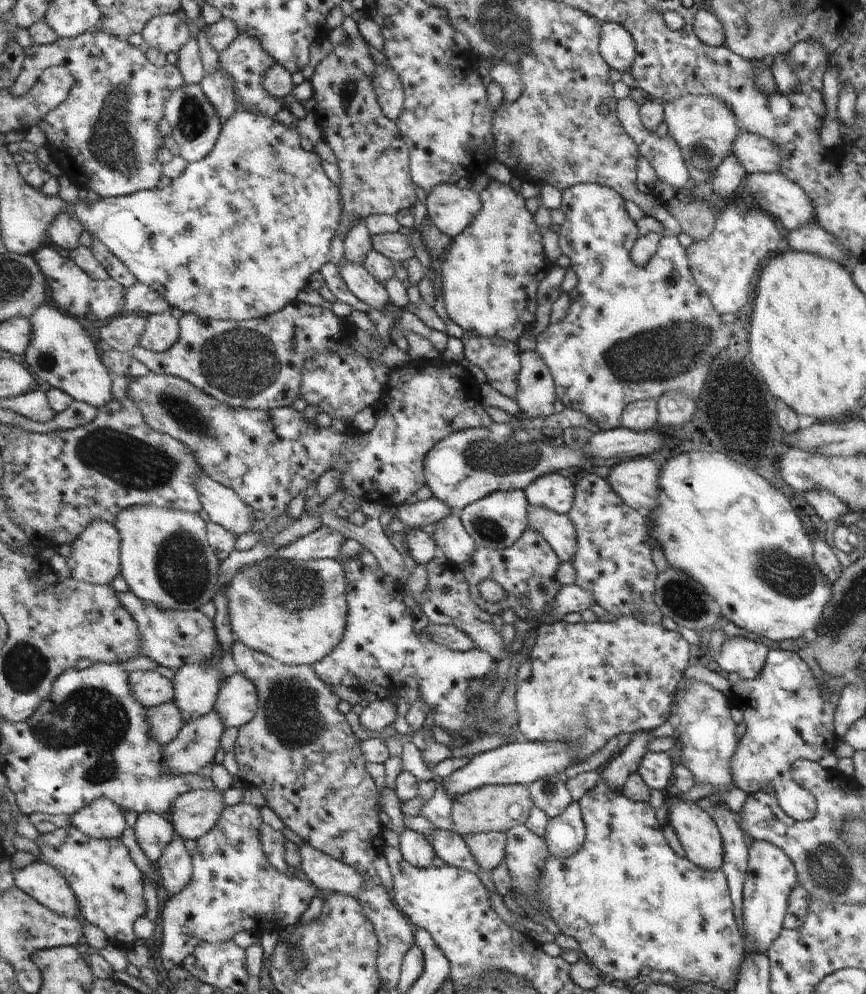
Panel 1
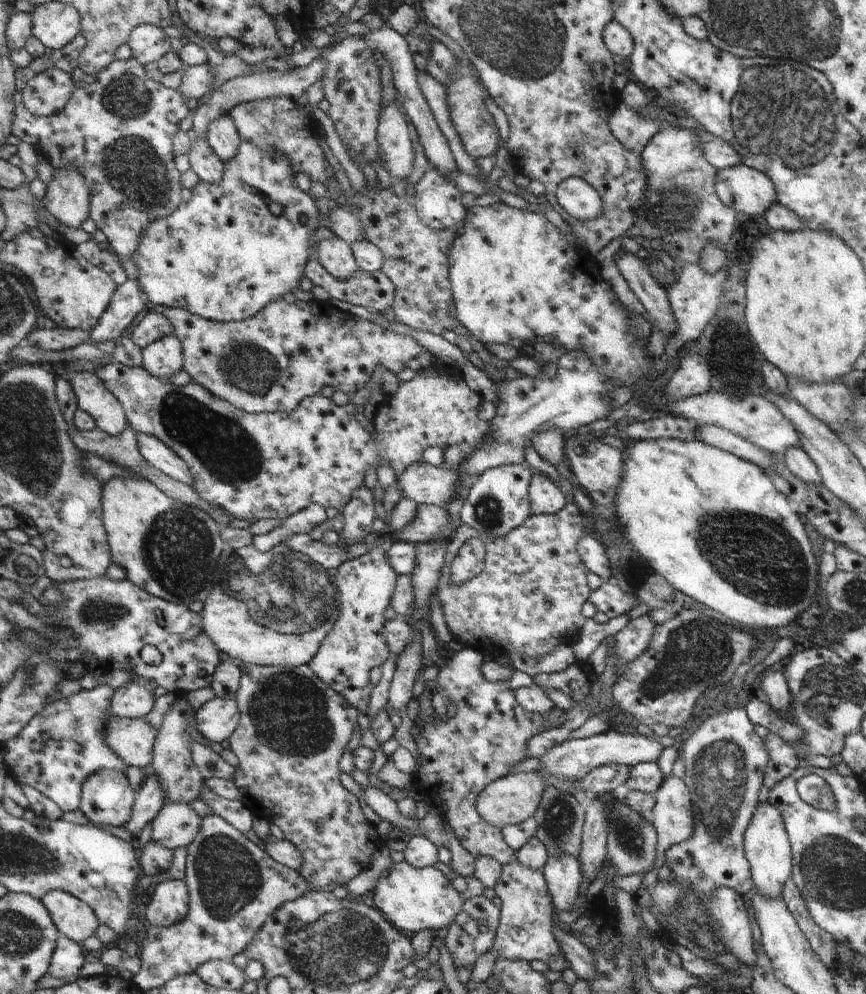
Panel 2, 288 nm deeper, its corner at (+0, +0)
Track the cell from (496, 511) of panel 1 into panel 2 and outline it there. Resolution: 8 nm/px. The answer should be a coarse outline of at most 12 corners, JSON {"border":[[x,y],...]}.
{"border":[[525,466],[493,468],[473,480],[461,520],[505,538],[531,516]]}

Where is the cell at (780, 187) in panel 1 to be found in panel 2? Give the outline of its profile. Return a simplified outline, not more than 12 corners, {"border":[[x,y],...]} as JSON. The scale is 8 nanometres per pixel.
{"border":[[745,164],[715,174],[719,200],[747,216],[777,204],[771,180]]}

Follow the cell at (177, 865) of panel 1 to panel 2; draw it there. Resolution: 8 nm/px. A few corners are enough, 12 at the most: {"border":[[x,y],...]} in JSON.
{"border":[[187,880],[157,884],[147,920],[167,928],[191,910]]}

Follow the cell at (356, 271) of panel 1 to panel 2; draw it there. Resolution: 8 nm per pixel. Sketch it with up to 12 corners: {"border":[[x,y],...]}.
{"border":[[323,240],[317,260],[339,280],[361,270],[353,246]]}

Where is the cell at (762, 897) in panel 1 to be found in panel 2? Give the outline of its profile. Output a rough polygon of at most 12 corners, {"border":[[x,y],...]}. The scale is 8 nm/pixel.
{"border":[[759,804],[743,834],[757,894],[779,900],[793,872],[781,814]]}

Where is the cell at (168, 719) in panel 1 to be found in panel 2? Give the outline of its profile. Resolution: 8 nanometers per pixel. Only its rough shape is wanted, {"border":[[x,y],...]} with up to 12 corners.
{"border":[[111,718],[109,746],[151,770],[159,730],[147,720]]}

